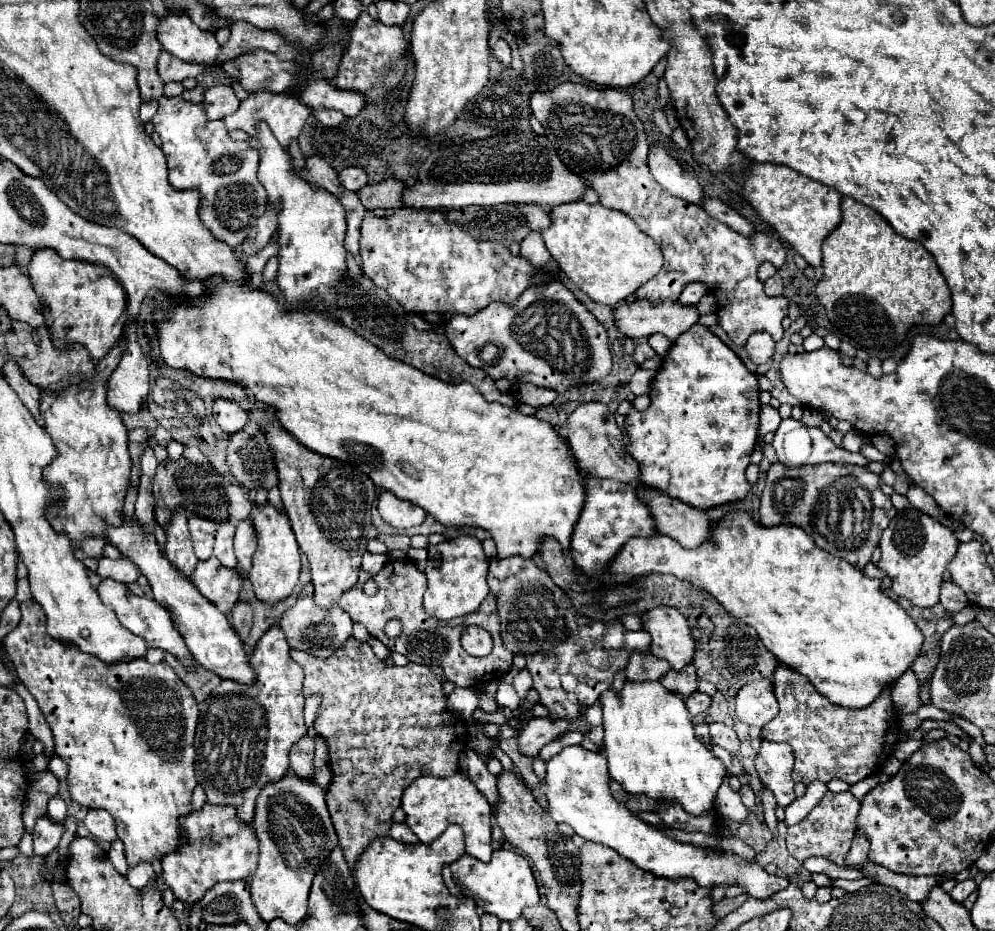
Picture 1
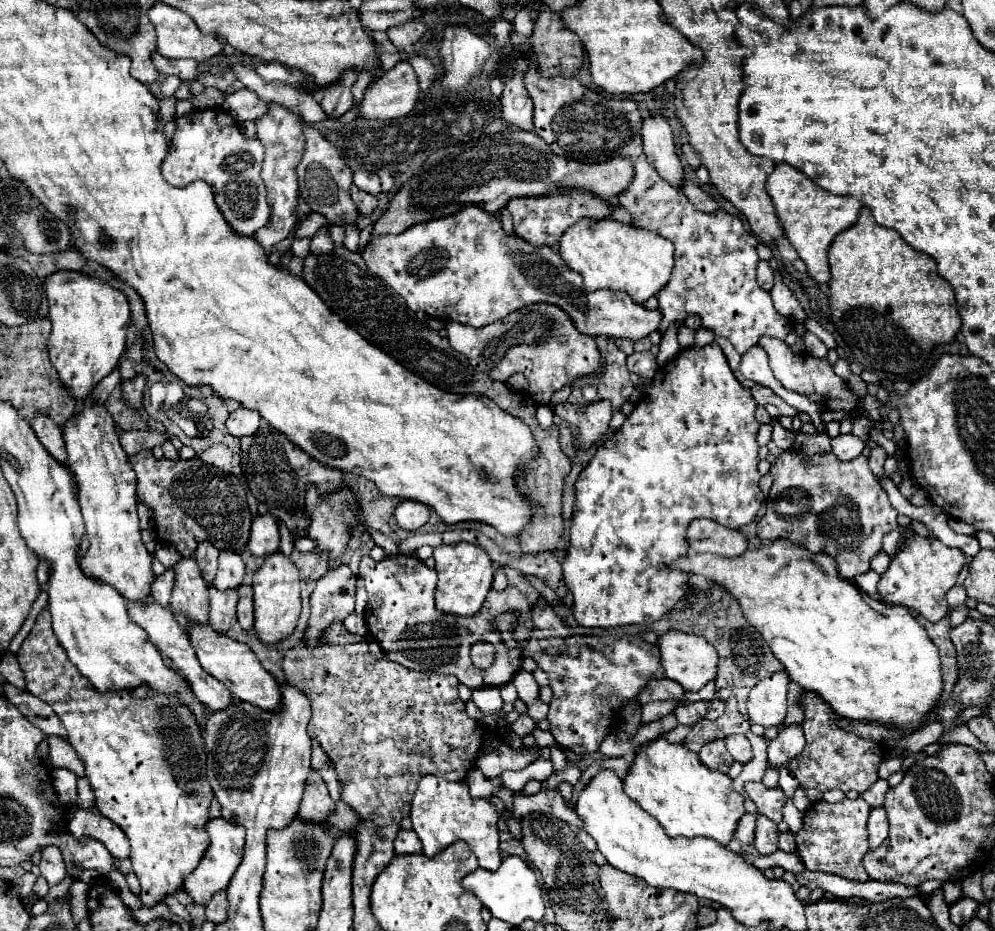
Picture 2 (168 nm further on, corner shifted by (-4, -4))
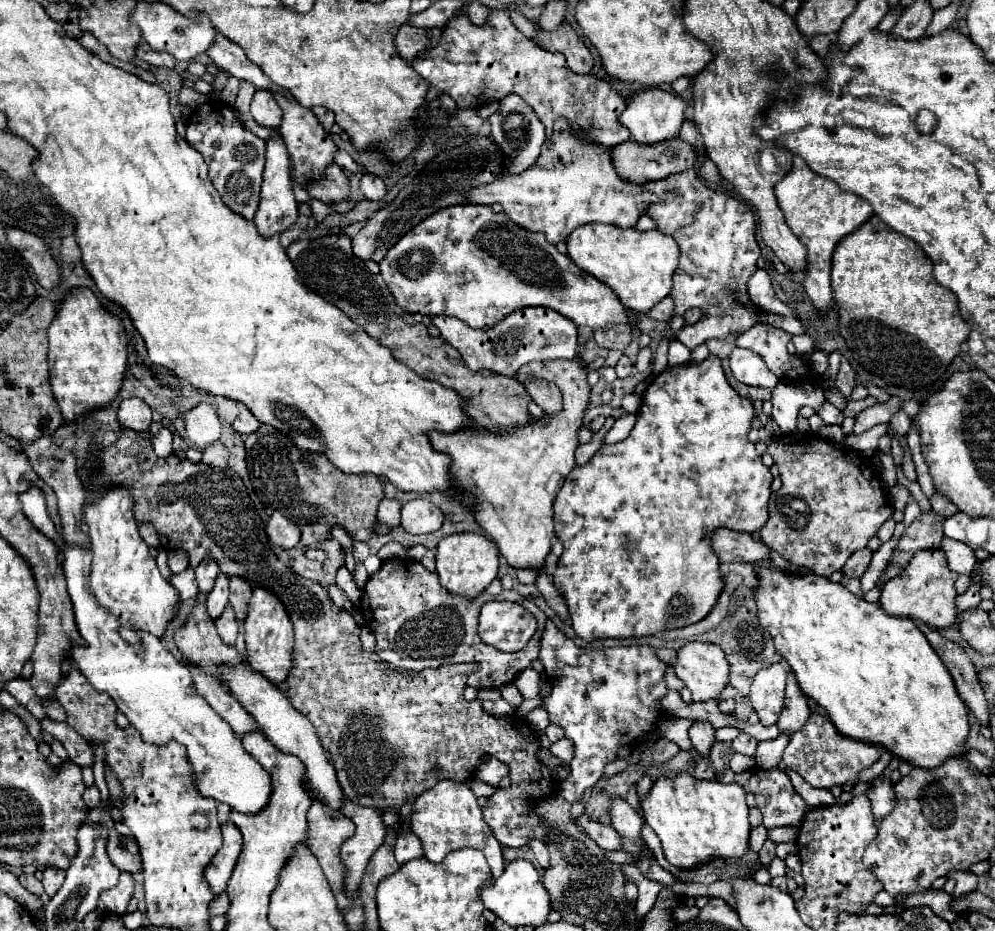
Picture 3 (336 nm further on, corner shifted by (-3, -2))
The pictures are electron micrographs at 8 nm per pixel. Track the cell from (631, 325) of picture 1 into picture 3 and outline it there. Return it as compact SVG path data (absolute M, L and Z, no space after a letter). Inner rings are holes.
M456 205L430 215L408 231L392 249L388 249L386 257L378 265L380 275L400 307L410 313L430 317L458 317L474 329L496 325L506 315L522 307L550 307L578 327L590 327L592 331L614 325L638 325L630 319L630 309L618 299L618 295L614 295L610 287L606 287L606 283L600 283L596 277L578 269L572 259L562 255L556 245L548 243L542 233L532 233L518 227L502 211L496 213L488 205Z

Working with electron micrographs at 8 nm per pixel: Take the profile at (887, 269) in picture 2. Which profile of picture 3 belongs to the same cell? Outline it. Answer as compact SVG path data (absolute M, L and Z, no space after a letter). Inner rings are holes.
M876 215L836 245L832 293L840 315L840 335L854 359L898 387L926 387L938 381L970 333L958 313L956 295L936 283L932 261L910 237L896 233Z

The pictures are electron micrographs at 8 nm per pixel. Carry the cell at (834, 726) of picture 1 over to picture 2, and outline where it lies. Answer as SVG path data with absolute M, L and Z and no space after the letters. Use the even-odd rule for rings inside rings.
M803 693L801 707L805 711L805 721L801 725L803 725L807 743L803 753L795 757L795 761L789 765L789 769L799 779L801 787L803 789L815 787L819 791L841 789L845 793L851 789L859 793L867 791L879 779L877 769L885 753L881 743L859 739L857 735L839 729L835 723L835 717L831 715L833 713L831 707L825 705L825 701L821 701L821 697L815 693Z

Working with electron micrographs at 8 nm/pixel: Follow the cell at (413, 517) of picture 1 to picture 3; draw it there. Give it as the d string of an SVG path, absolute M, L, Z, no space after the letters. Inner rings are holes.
M412 499L402 505L402 527L408 533L432 533L442 521L442 511L428 499Z

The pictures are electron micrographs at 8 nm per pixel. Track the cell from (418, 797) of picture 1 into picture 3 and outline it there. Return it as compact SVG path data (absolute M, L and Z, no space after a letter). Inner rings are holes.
M438 781L432 789L424 791L412 805L412 831L418 835L424 847L424 857L432 863L442 861L450 851L462 849L462 847L474 847L480 849L486 855L486 861L492 869L494 877L500 877L504 871L504 857L502 857L502 845L498 839L494 839L494 833L490 831L488 823L482 819L482 809L470 791L466 783L456 781Z

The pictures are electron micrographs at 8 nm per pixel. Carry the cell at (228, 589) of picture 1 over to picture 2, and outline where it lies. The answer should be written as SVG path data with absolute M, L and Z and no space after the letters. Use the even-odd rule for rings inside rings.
M209 587L209 597L211 597L211 627L217 633L229 631L237 623L235 615L235 605L237 605L237 589L229 589L227 593L215 591L215 587Z

